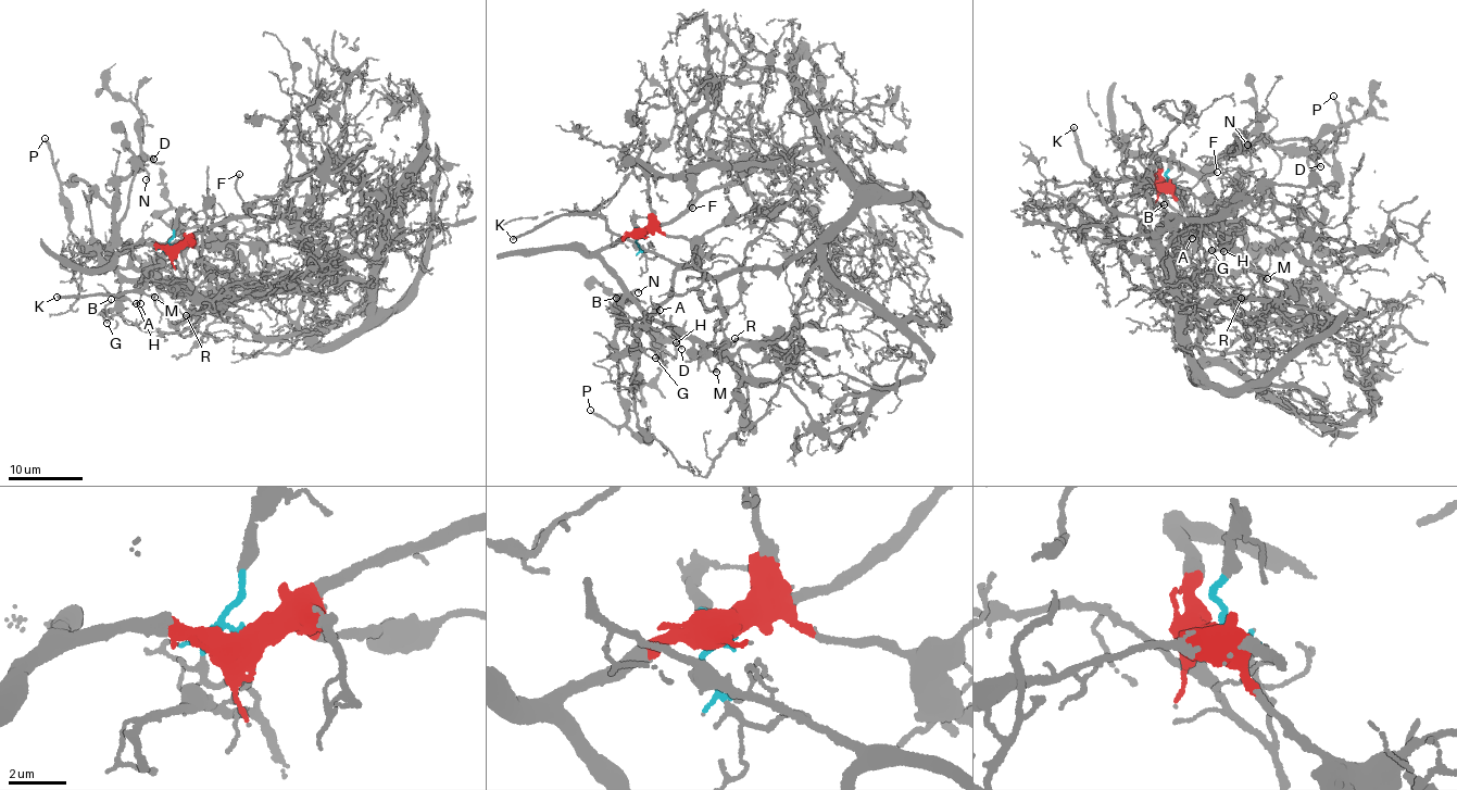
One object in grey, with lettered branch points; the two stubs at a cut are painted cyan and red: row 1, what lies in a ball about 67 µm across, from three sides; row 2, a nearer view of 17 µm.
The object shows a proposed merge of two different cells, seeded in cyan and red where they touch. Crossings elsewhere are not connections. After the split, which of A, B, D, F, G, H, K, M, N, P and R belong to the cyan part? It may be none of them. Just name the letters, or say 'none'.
A, B, G, H, K, M, R

